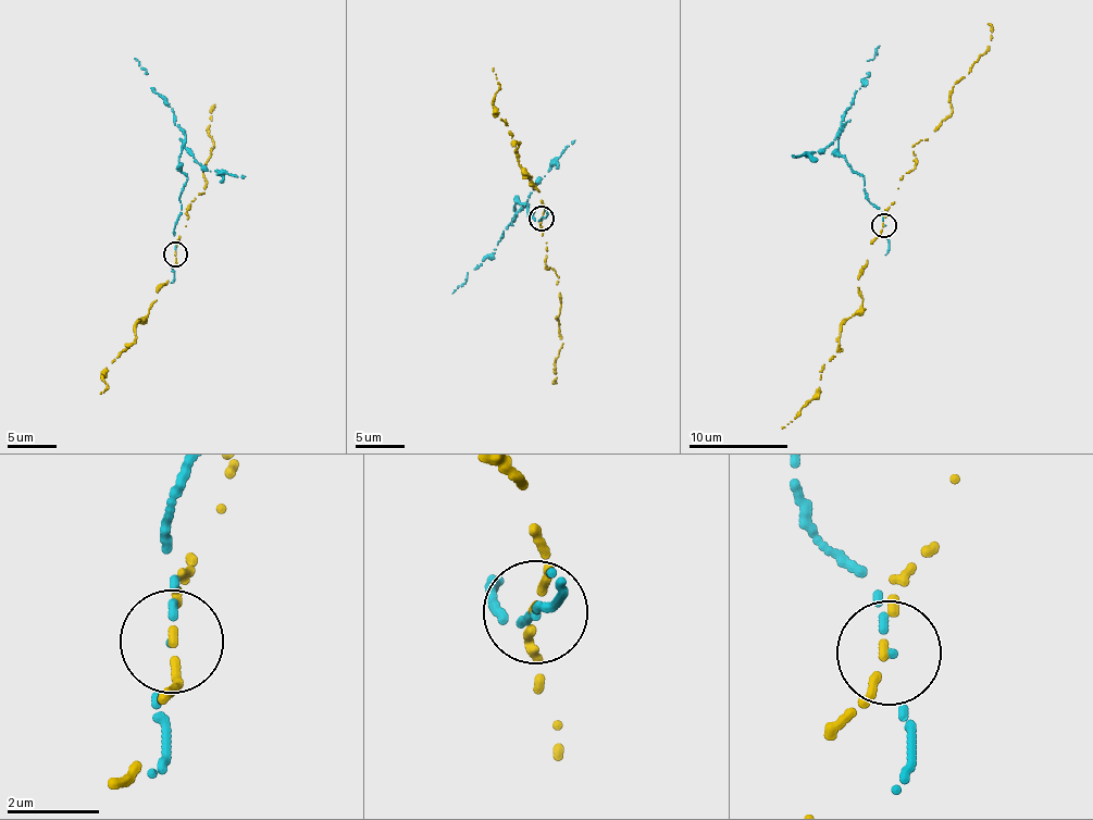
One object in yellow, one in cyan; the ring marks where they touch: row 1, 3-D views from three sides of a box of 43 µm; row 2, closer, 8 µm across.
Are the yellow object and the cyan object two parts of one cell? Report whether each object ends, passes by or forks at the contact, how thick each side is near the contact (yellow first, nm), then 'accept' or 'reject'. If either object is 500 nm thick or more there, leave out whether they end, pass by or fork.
yellow ends; cyan passes by; calibres 160 and 90 nm; reject

